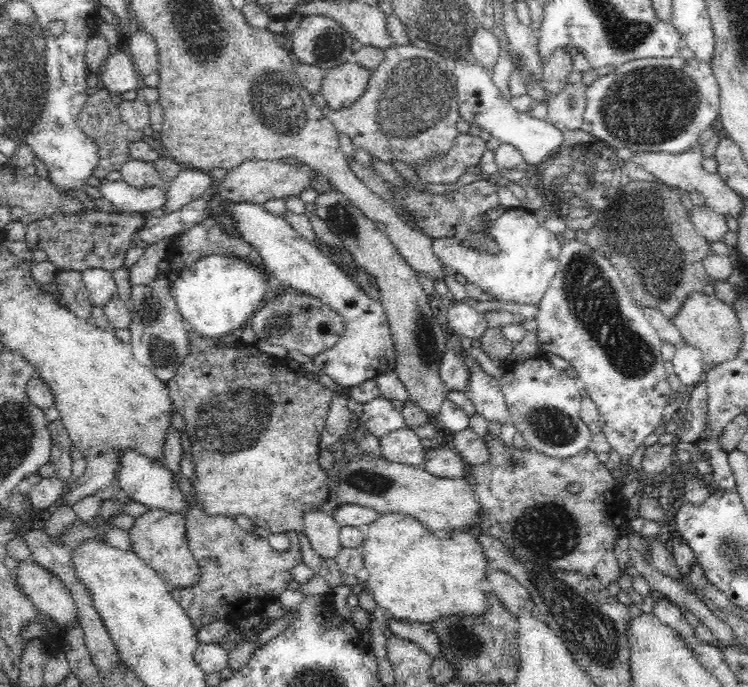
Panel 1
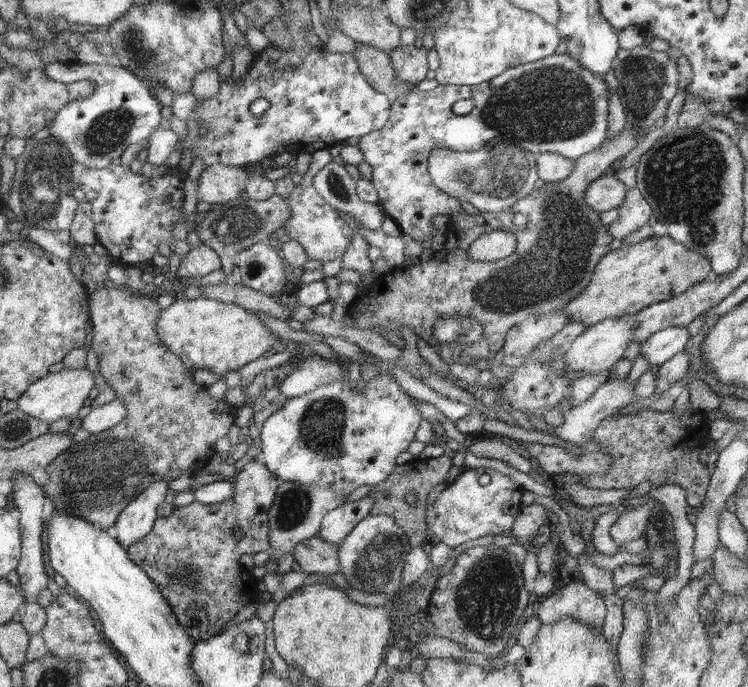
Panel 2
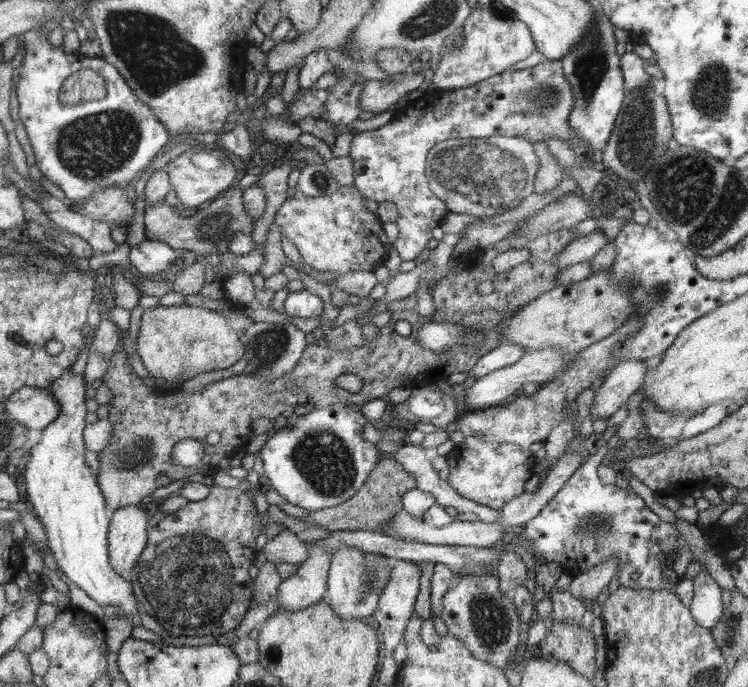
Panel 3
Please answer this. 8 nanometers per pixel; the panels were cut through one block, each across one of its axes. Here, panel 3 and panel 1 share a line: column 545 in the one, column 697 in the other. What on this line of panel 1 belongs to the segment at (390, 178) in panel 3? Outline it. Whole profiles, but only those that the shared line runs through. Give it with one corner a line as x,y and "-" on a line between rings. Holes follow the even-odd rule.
682,57
672,58
638,58
636,61
626,62
626,64
616,68
612,73
598,77
594,82
587,86
585,90
586,108
583,116
583,125
581,128
588,132
600,141
606,142
612,147
616,147
622,154
630,152
660,152
667,154
681,154
690,150
691,147
697,144
700,132
704,131
712,122
719,116
719,85
716,77
708,62
700,61
698,59
685,59

